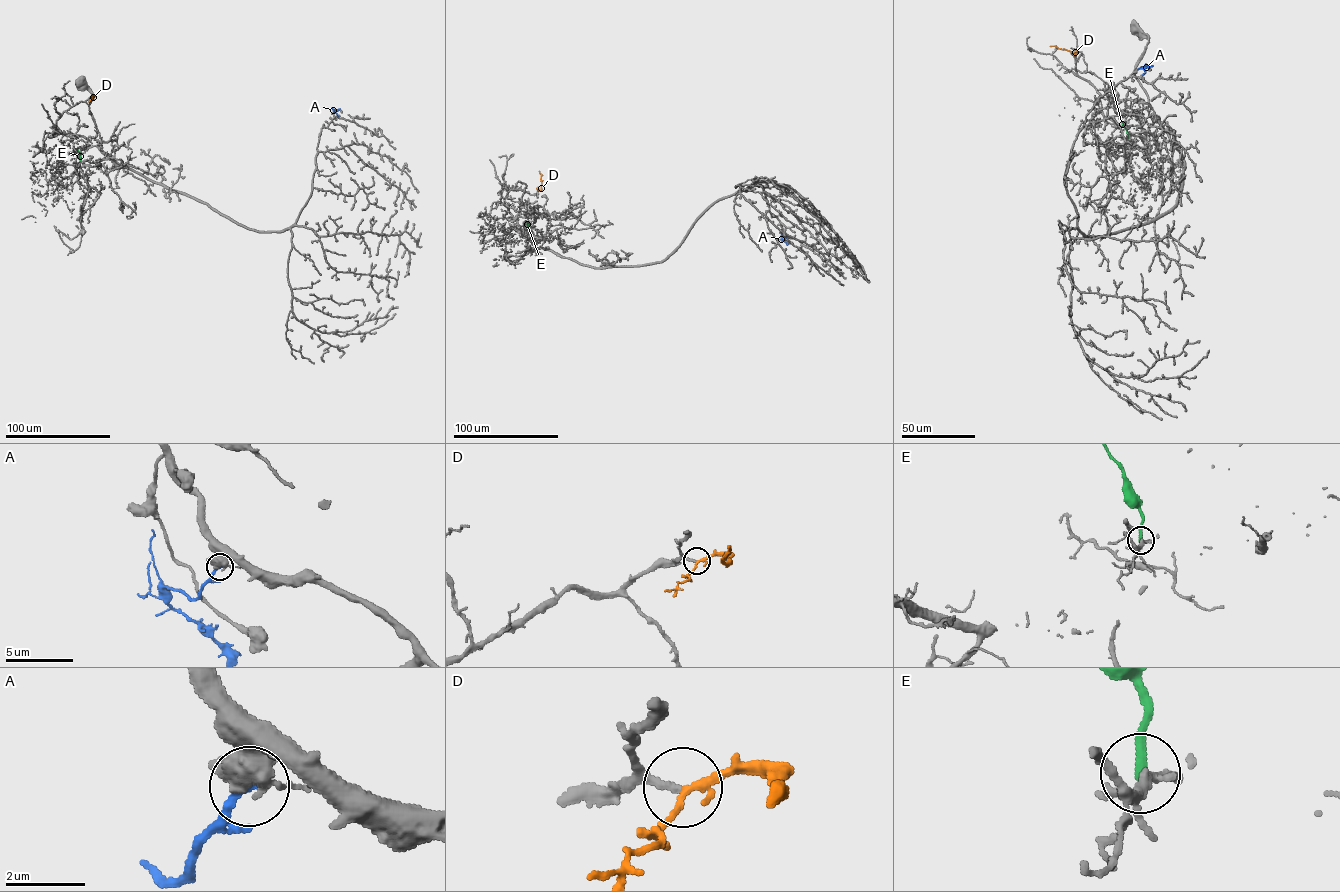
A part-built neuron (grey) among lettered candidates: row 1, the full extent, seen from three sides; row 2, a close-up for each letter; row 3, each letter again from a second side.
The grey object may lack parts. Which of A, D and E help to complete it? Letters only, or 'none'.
A, D

